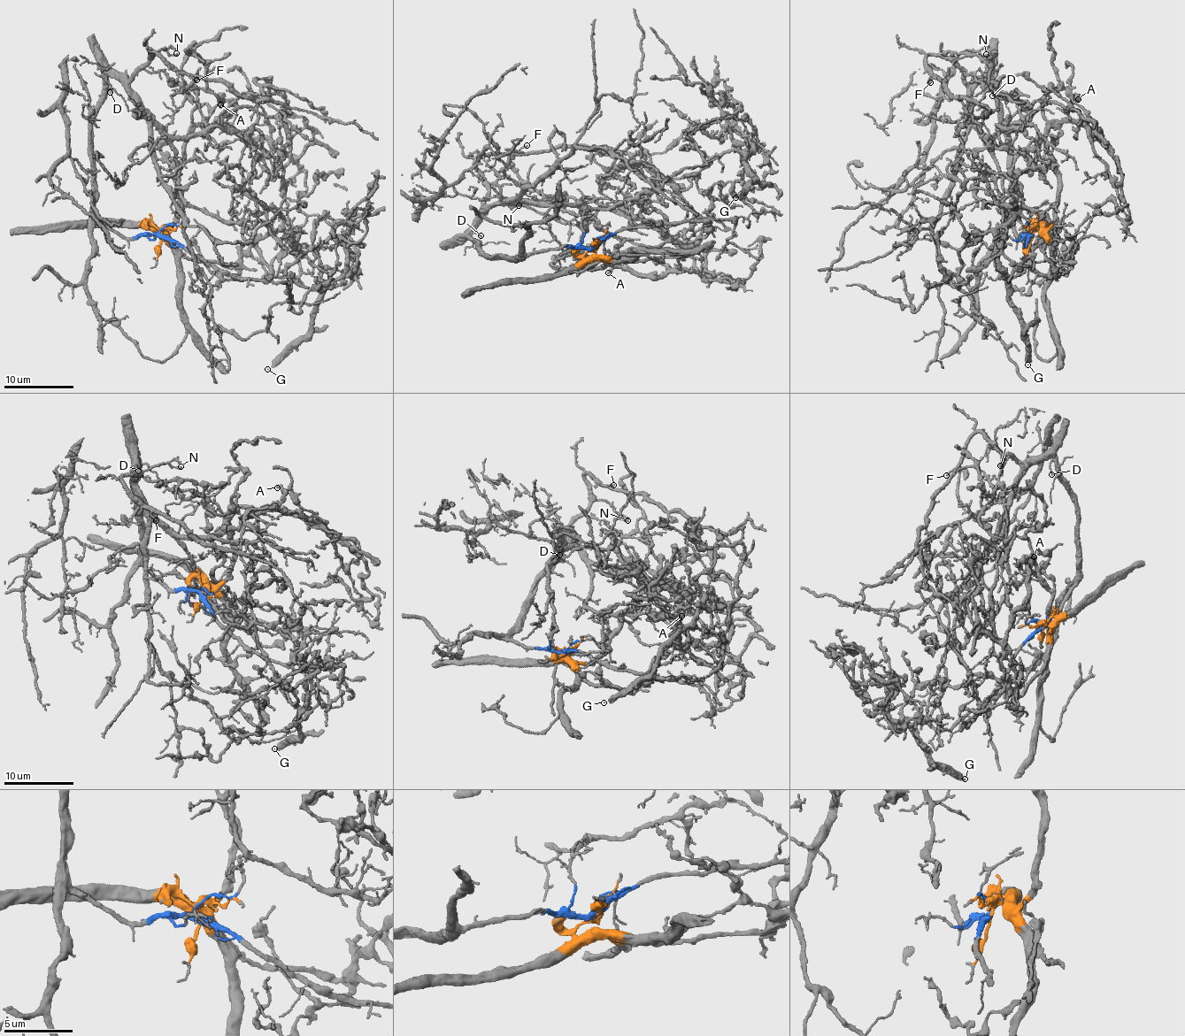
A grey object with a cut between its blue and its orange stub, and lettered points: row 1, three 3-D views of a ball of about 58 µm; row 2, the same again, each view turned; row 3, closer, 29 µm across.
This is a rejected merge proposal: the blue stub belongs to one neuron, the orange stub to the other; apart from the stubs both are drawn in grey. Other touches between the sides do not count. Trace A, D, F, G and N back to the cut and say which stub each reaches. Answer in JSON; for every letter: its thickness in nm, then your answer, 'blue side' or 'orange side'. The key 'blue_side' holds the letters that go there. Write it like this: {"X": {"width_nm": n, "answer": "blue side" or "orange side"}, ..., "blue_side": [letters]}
{"A": {"width_nm": 200, "answer": "orange side"}, "D": {"width_nm": 110, "answer": "blue side"}, "F": {"width_nm": 110, "answer": "blue side"}, "G": {"width_nm": 160, "answer": "orange side"}, "N": {"width_nm": 140, "answer": "blue side"}, "blue_side": ["D", "F", "N"]}

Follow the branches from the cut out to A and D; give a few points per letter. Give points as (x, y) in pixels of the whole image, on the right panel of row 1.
A: (1032, 234), (1051, 223), (1056, 205), (1058, 171), (1047, 135), (1051, 125), (1071, 119), (1068, 111), (1079, 99)
D: (1031, 234), (1015, 239), (1011, 227), (1013, 222), (1012, 148), (996, 88), (988, 83), (993, 95)

